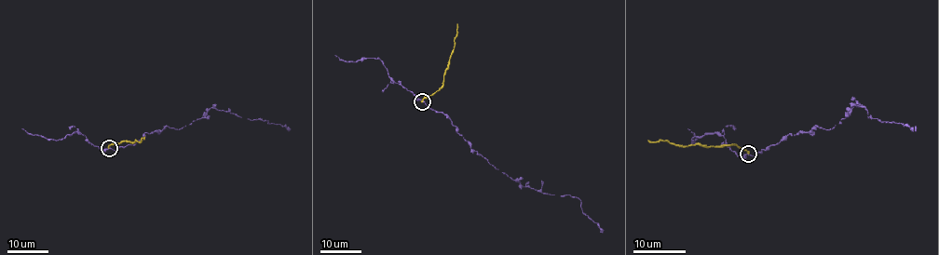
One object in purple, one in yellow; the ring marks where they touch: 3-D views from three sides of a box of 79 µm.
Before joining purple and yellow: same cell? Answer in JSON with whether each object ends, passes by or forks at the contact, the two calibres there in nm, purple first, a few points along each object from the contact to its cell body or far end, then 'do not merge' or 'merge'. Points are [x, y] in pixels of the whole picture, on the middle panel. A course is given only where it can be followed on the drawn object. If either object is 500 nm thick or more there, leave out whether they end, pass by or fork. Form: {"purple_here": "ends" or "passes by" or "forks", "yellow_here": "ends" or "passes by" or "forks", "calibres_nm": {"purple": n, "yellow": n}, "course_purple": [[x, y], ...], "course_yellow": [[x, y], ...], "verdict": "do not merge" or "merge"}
{"purple_here": "passes by", "yellow_here": "ends", "calibres_nm": {"purple": 240, "yellow": 360}, "course_purple": [[422, 101], [446, 115], [470, 148], [523, 187], [545, 194], [577, 197], [583, 213], [603, 232]], "course_yellow": [[422, 101], [442, 85], [457, 24]], "verdict": "do not merge"}

